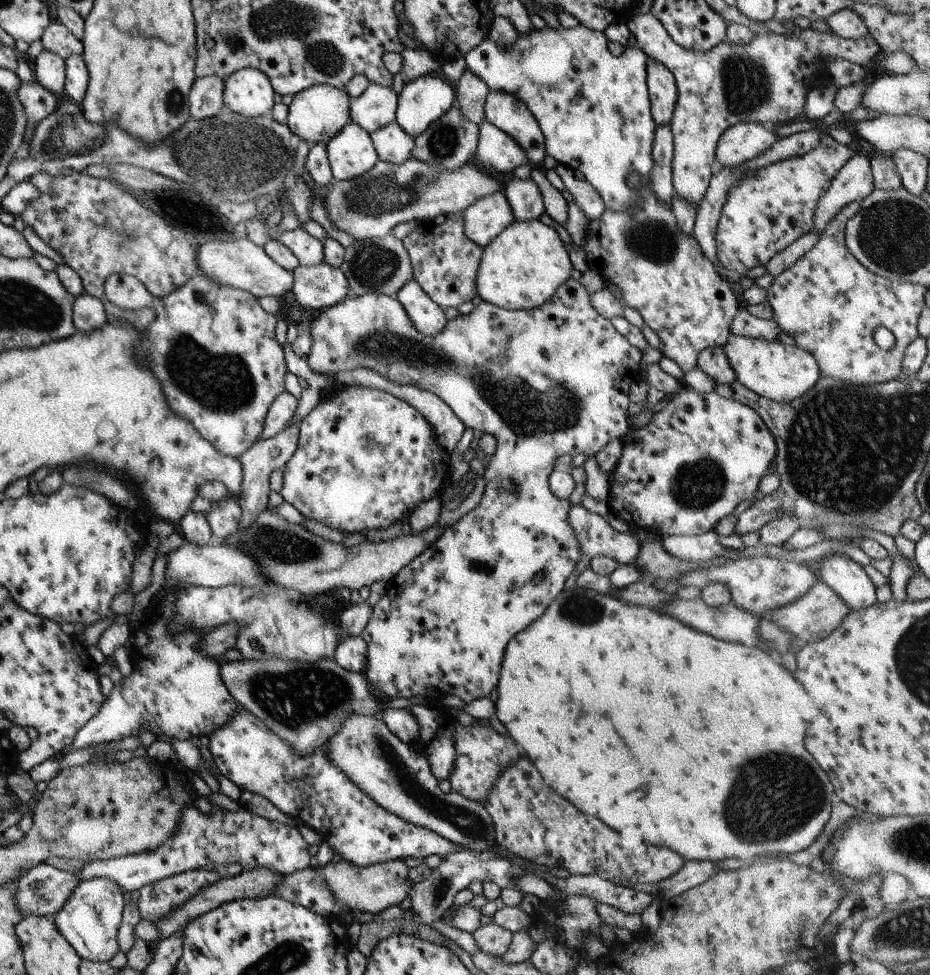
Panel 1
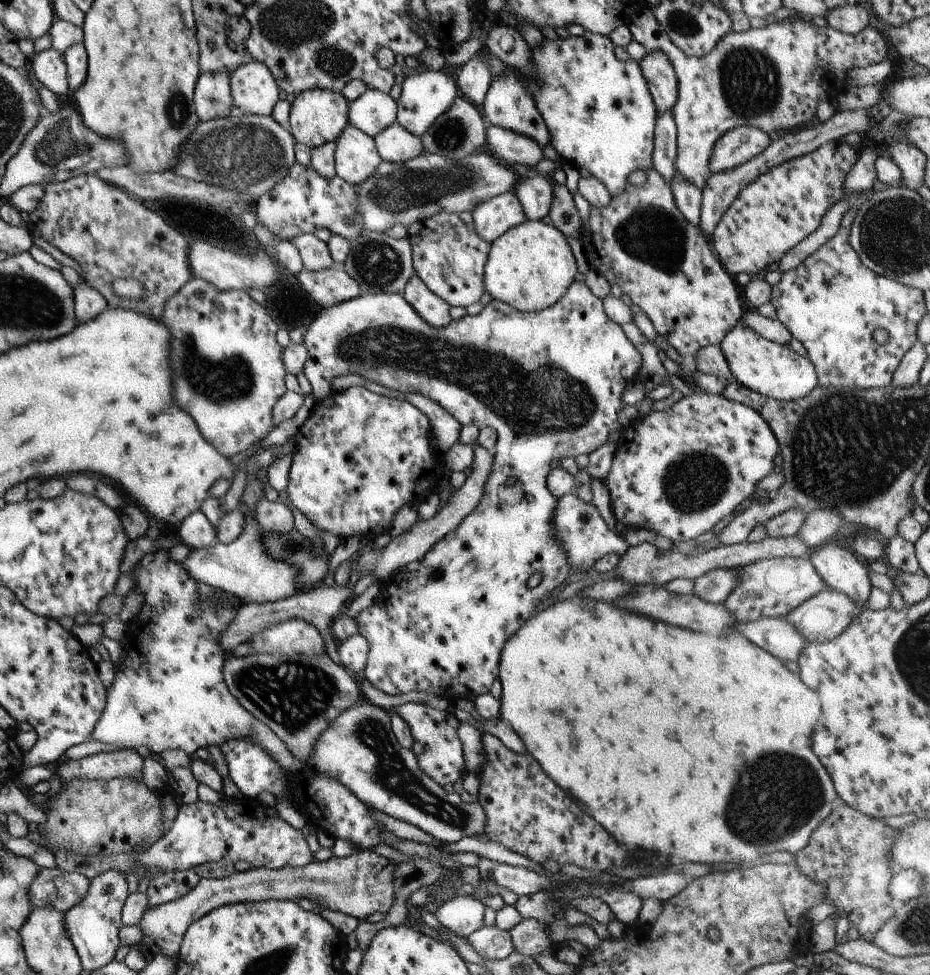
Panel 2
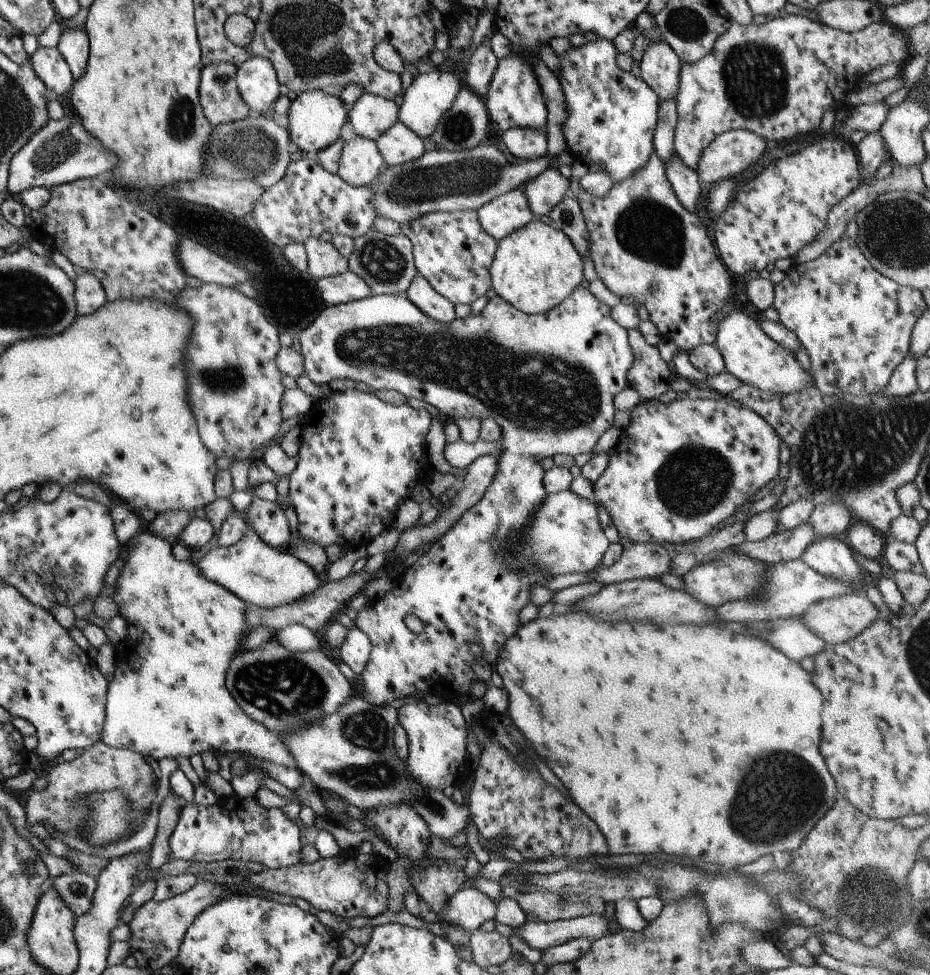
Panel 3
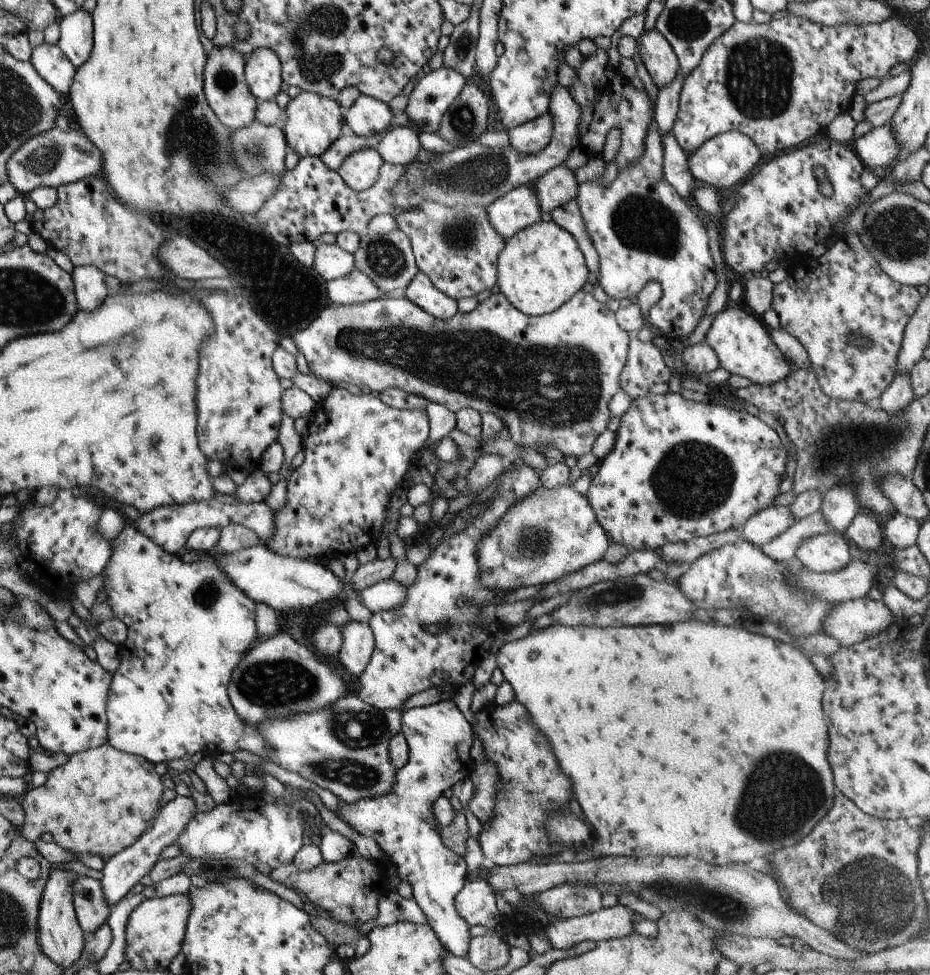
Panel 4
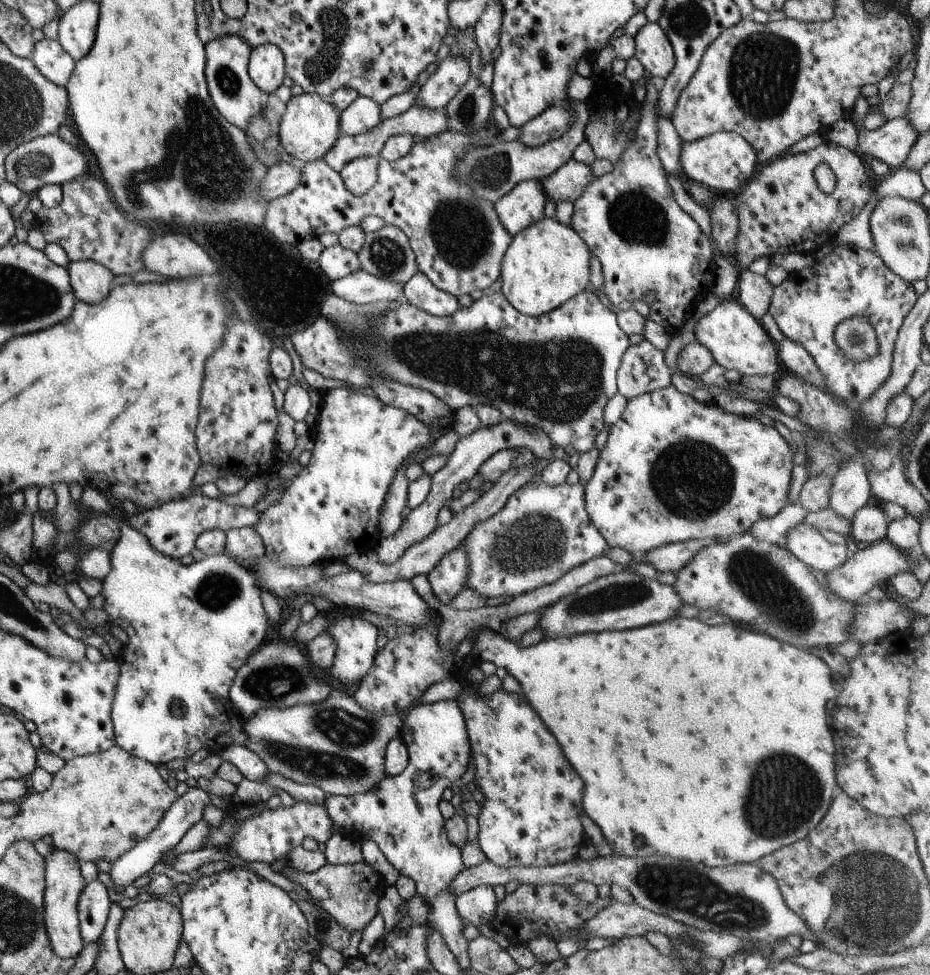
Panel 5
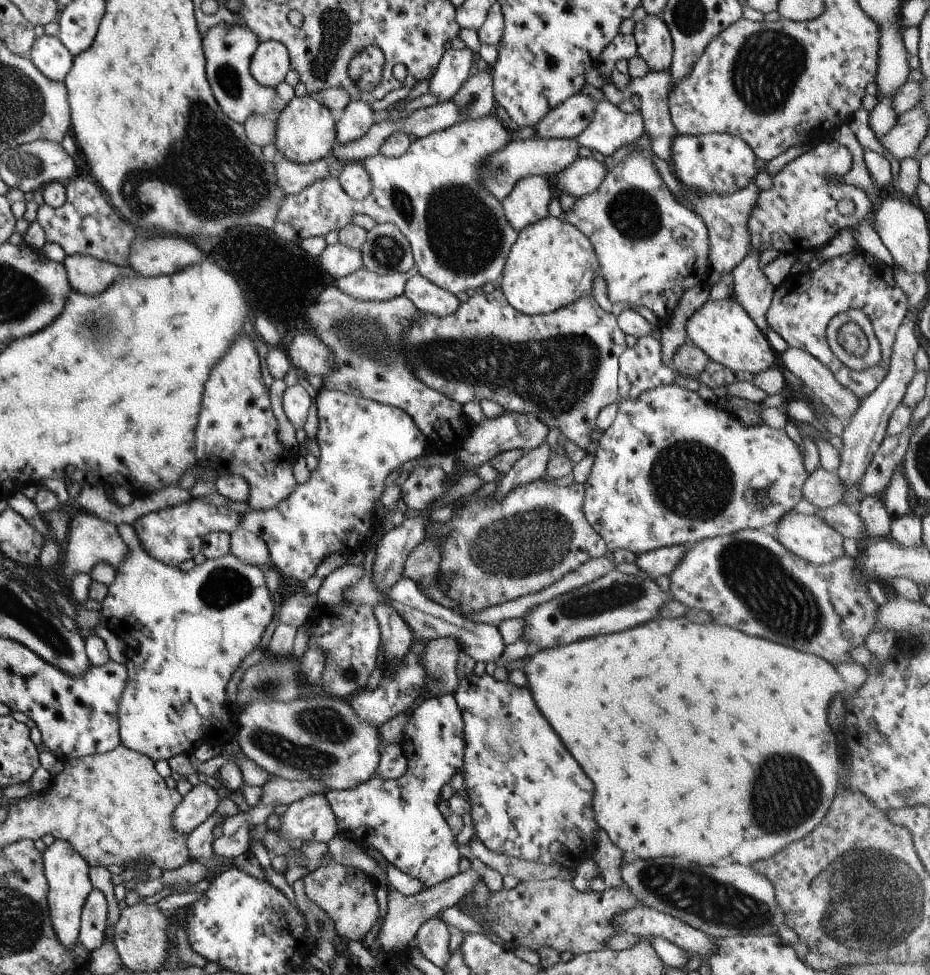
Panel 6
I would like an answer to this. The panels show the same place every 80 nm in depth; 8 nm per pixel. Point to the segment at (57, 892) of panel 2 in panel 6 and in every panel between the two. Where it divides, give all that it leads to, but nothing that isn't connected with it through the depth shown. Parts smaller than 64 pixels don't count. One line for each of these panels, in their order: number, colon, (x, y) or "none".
3: (76, 889)
4: (88, 901)
5: (93, 903)
6: (93, 913)

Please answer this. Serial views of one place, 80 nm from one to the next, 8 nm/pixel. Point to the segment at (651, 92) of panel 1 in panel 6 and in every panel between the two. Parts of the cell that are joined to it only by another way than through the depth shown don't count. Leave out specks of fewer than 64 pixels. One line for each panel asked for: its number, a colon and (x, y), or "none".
2: (656, 68)
3: (659, 67)
4: (659, 60)
5: (652, 49)
6: (653, 44)

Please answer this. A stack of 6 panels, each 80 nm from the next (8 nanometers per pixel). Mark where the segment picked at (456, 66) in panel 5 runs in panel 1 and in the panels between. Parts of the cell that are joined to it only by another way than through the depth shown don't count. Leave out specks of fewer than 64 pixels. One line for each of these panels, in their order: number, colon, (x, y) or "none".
1: (420, 101)
2: (422, 97)
3: (424, 98)
4: (429, 95)

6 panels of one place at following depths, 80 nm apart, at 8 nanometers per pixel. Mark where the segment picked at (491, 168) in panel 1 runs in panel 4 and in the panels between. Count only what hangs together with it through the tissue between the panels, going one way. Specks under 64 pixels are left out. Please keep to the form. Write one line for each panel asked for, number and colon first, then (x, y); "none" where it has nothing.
2: (510, 148)
3: (522, 143)
4: (530, 137)

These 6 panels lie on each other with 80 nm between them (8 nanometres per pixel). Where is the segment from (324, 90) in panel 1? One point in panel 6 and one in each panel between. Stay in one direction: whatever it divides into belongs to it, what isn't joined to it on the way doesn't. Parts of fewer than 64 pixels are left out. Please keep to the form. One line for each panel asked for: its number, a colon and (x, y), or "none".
2: (316, 116)
3: (314, 118)
4: (312, 123)
5: (308, 128)
6: (304, 130)

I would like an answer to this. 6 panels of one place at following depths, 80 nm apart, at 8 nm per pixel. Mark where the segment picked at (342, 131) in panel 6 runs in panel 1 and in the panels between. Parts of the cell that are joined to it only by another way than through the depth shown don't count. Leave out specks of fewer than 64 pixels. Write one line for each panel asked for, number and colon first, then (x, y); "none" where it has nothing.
1: (375, 107)
2: (373, 111)
3: (370, 115)
4: (367, 115)
5: (362, 114)

